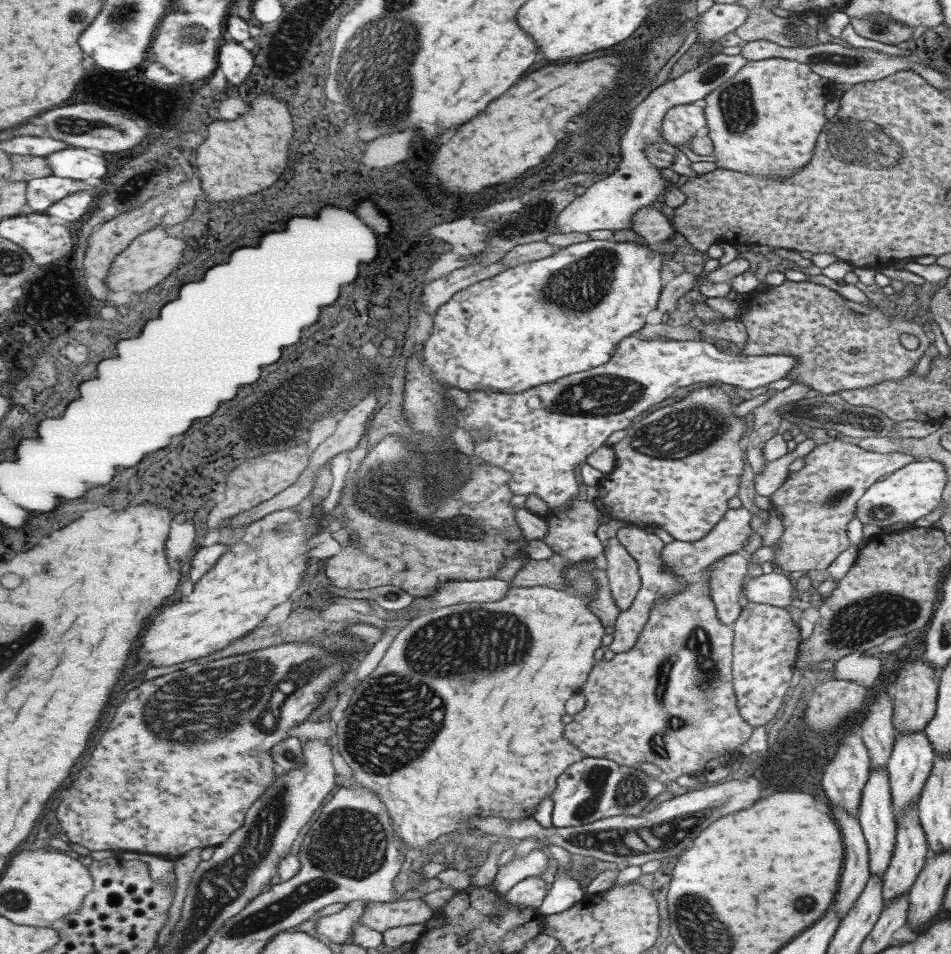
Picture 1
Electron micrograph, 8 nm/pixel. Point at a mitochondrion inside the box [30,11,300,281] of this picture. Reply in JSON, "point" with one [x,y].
{"point":[77,122]}

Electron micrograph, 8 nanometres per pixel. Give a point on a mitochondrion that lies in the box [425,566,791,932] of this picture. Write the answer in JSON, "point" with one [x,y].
{"point":[617,842]}

